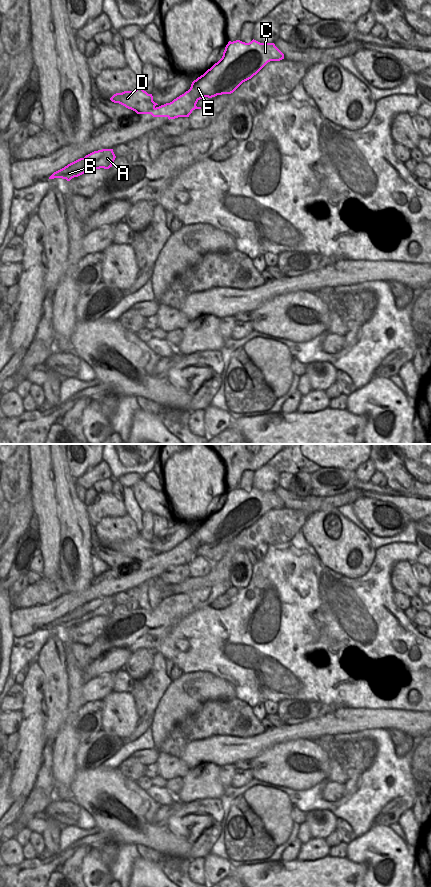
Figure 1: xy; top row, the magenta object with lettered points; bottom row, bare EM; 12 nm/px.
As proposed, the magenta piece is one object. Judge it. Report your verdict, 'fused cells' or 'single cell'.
fused cells

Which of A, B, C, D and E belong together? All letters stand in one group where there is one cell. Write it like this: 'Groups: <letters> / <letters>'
Groups: A B C E / D

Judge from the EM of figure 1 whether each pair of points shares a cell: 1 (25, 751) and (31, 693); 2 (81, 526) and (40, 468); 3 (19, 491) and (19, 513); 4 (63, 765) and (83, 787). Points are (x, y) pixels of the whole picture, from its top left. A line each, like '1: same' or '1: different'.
1: same
2: different
3: different
4: different

